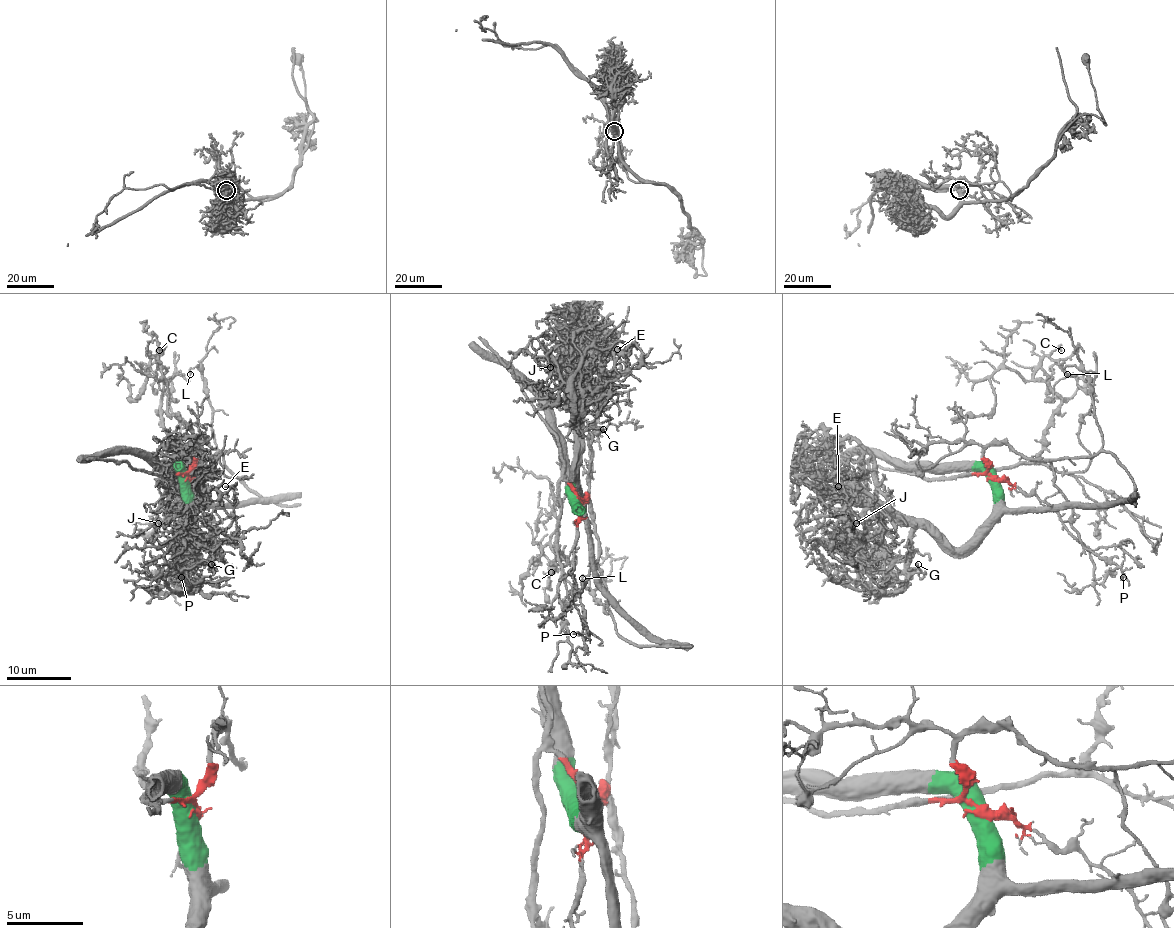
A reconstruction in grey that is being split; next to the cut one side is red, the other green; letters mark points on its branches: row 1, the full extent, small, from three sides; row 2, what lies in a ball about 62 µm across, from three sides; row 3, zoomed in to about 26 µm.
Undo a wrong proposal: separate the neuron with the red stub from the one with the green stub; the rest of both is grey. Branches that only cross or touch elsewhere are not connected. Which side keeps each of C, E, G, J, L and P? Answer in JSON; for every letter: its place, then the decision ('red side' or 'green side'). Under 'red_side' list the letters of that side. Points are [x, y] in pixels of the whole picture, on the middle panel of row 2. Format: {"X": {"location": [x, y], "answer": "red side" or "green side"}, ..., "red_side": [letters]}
{"C": {"location": [551, 572], "answer": "red side"}, "E": {"location": [617, 349], "answer": "green side"}, "G": {"location": [603, 429], "answer": "green side"}, "J": {"location": [550, 367], "answer": "green side"}, "L": {"location": [582, 578], "answer": "red side"}, "P": {"location": [573, 634], "answer": "red side"}, "red_side": ["C", "L", "P"]}

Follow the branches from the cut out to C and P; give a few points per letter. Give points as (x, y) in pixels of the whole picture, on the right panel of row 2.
C: (994, 476), (969, 475), (1031, 464), (1042, 449), (1042, 431), (1060, 397), (1034, 373), (1041, 360), (1062, 350)
P: (994, 476), (984, 459), (989, 446), (1008, 444), (1047, 459), (1079, 541), (1123, 577)

